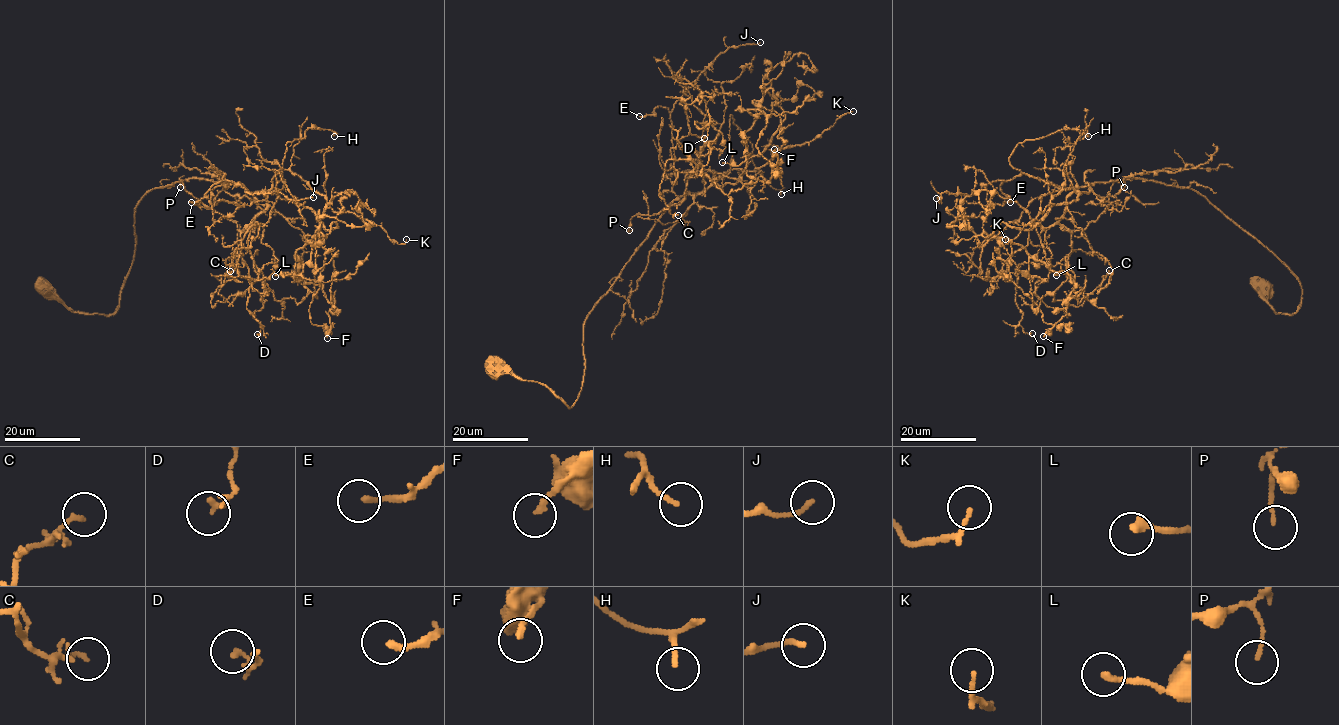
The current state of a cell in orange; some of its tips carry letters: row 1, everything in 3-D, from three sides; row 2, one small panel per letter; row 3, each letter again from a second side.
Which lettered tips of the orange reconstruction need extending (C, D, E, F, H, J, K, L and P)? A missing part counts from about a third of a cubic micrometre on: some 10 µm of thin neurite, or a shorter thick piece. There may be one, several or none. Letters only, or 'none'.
C

